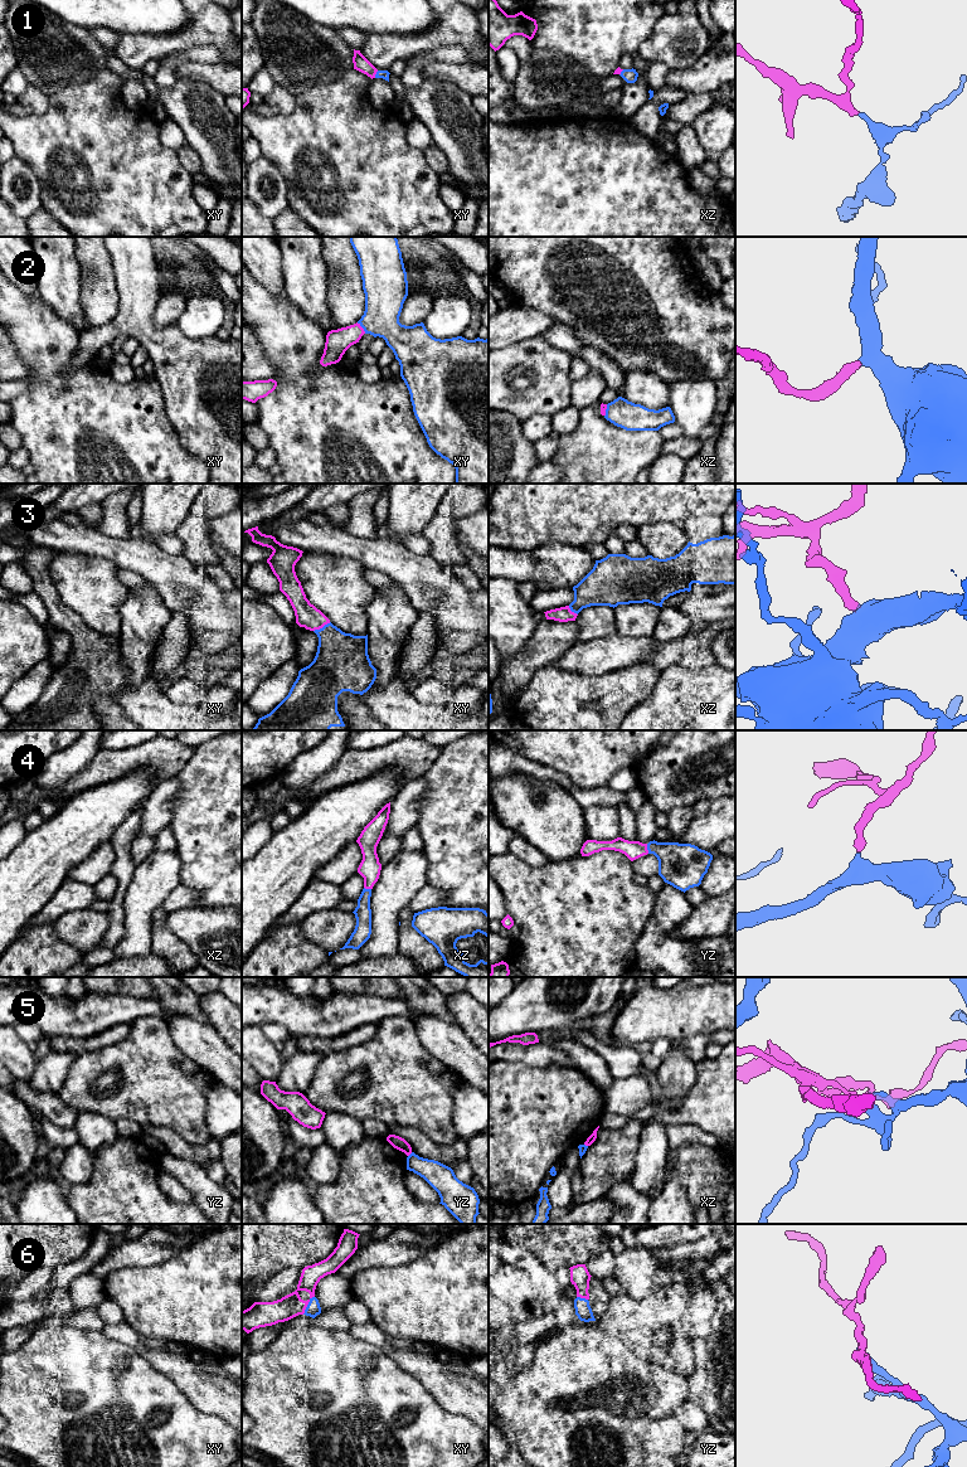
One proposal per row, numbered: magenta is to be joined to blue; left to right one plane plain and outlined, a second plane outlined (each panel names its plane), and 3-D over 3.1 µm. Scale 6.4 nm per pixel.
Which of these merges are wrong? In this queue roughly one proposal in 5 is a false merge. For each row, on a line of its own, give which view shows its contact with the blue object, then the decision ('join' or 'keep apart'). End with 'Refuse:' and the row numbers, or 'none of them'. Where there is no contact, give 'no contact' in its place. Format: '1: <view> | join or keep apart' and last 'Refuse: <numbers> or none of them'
1: xy | join
2: xy | join
3: xy | join
4: yz | join
5: yz | join
6: xy | join
Refuse: none of them

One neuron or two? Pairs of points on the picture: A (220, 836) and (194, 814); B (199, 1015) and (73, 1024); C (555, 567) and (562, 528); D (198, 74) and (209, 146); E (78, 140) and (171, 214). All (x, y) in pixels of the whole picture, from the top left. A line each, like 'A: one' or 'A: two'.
A: one
B: one
C: two
D: two
E: one

